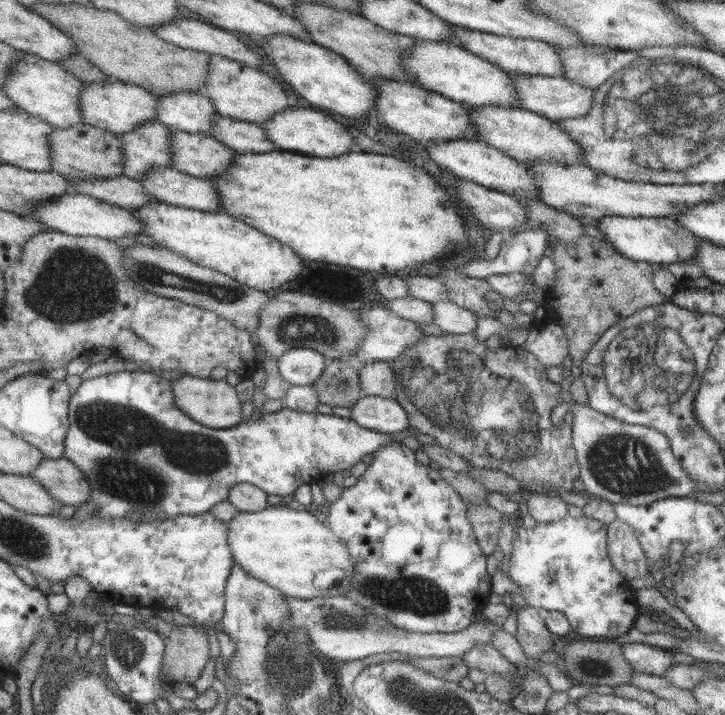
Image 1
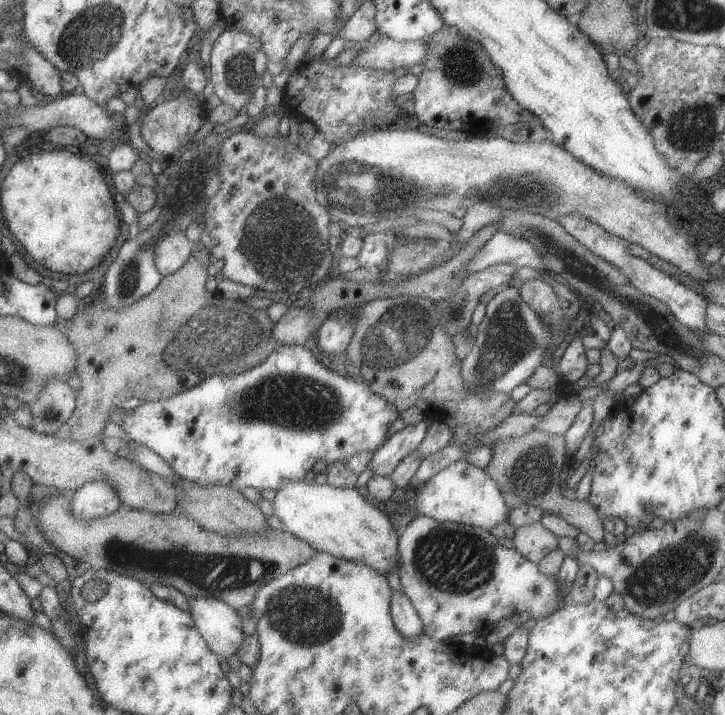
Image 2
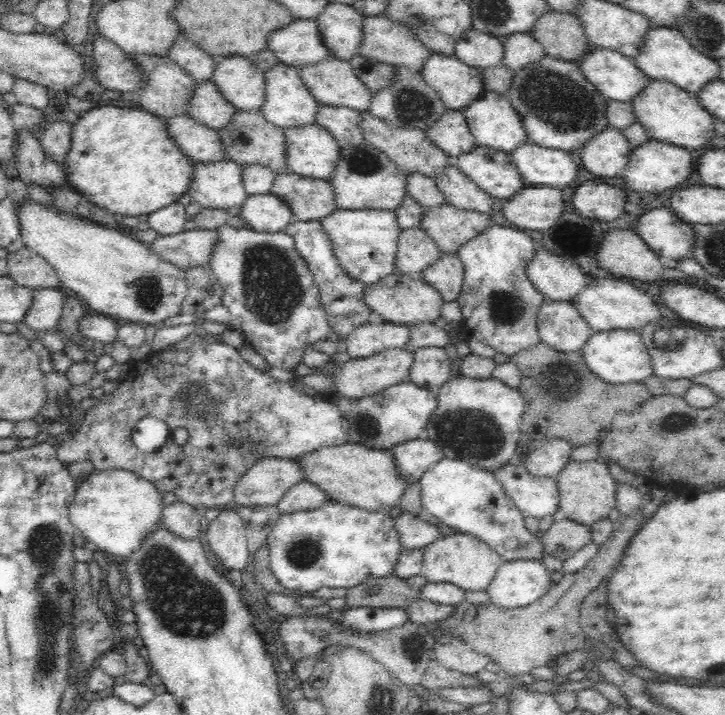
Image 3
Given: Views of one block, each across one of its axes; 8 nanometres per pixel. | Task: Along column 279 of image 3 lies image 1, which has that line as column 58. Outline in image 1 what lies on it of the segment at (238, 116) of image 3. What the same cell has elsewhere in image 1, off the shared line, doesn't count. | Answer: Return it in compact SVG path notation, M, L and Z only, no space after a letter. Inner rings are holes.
M73 124L69 128L55 128L49 132L49 156L51 156L51 172L61 174L63 178L109 178L123 174L123 158L121 158L121 144L115 134L89 126L89 124Z

